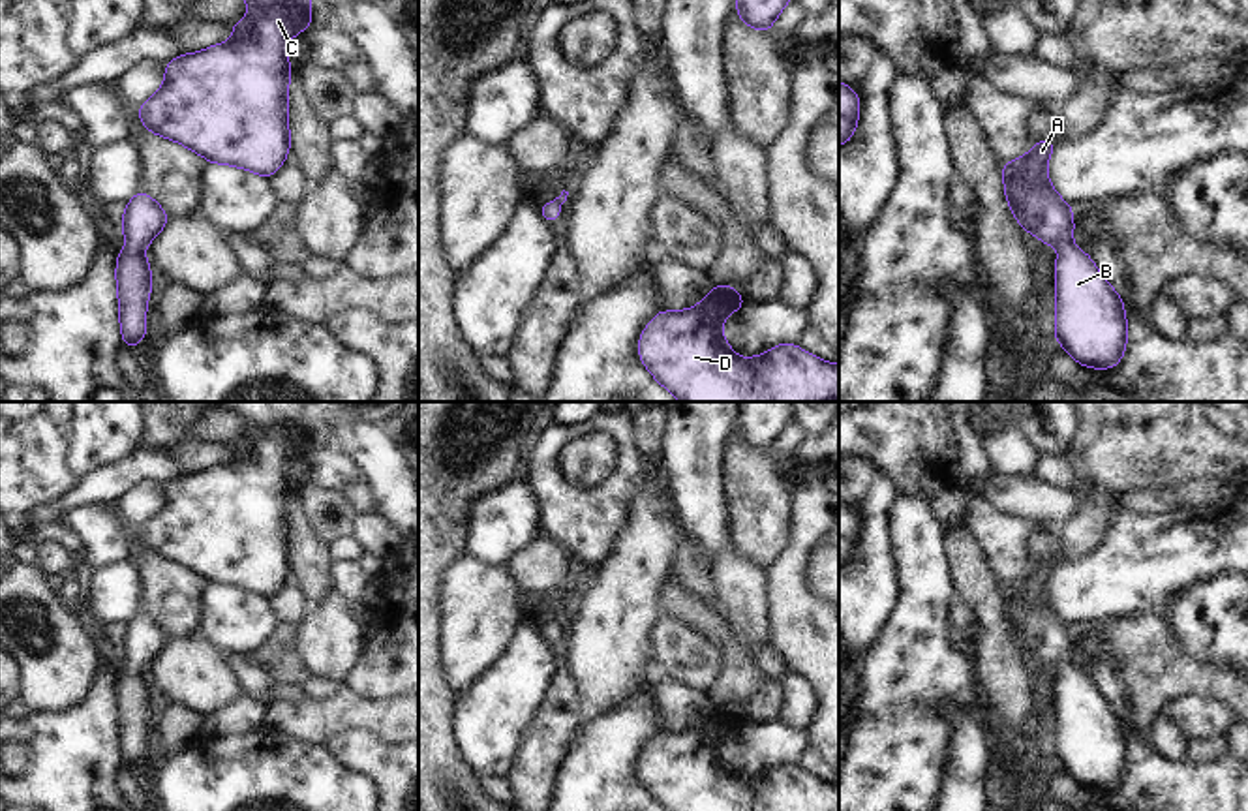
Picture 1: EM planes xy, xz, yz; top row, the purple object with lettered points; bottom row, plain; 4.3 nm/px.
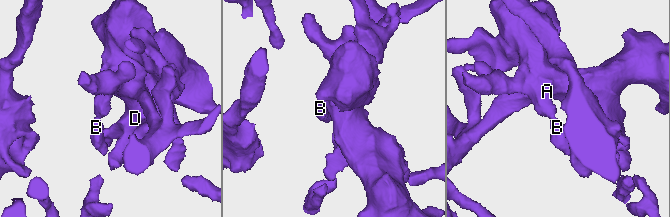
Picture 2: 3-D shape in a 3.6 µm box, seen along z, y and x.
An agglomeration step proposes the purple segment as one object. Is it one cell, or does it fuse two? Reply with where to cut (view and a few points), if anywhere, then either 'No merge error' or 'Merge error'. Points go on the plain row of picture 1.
No split. No merge error.

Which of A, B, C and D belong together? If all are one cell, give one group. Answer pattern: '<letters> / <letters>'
A B C D

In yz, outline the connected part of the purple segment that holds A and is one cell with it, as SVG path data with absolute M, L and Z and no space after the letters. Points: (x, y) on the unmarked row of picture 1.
M1043 559L1017 582L1002 584L1008 625L1021 648L1042 665L1057 665L1057 747L1053 758L1081 787L1107 790L1120 783L1128 743L1124 721L1094 681L1072 665L1072 629L1047 599L1047 580L1058 561Z

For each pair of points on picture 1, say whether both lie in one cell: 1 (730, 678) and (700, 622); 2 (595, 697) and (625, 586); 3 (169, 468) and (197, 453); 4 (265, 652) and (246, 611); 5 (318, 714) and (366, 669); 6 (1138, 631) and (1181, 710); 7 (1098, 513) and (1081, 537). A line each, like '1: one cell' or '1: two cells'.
1: one cell
2: one cell
3: one cell
4: two cells
5: two cells
6: two cells
7: one cell

